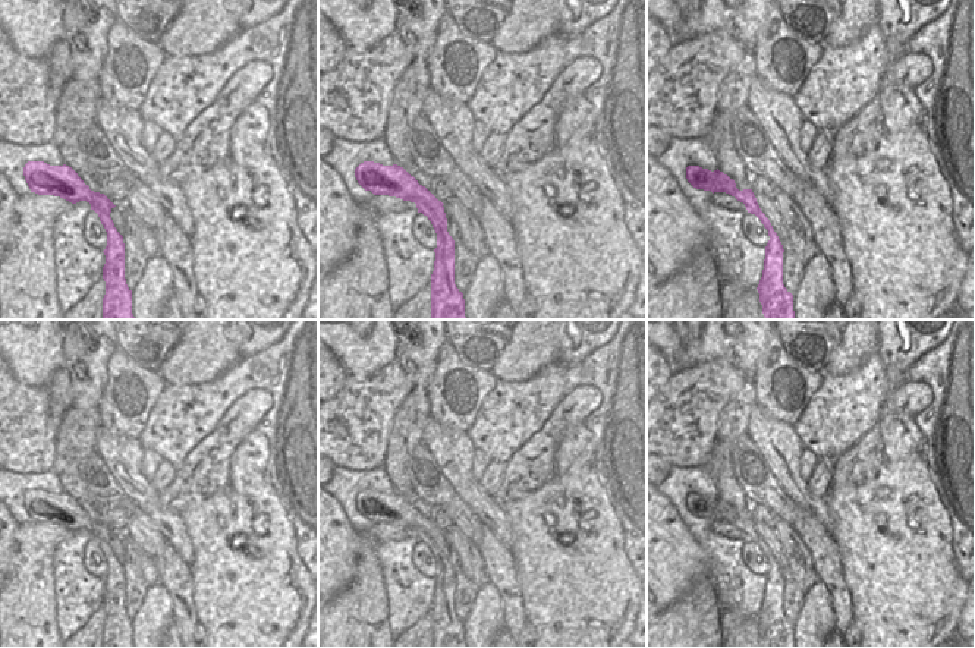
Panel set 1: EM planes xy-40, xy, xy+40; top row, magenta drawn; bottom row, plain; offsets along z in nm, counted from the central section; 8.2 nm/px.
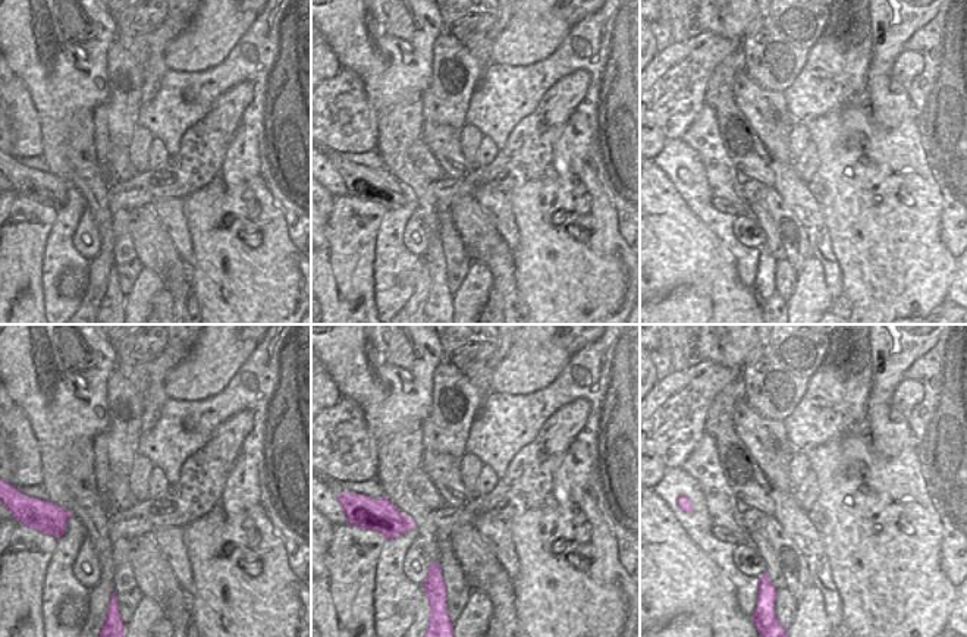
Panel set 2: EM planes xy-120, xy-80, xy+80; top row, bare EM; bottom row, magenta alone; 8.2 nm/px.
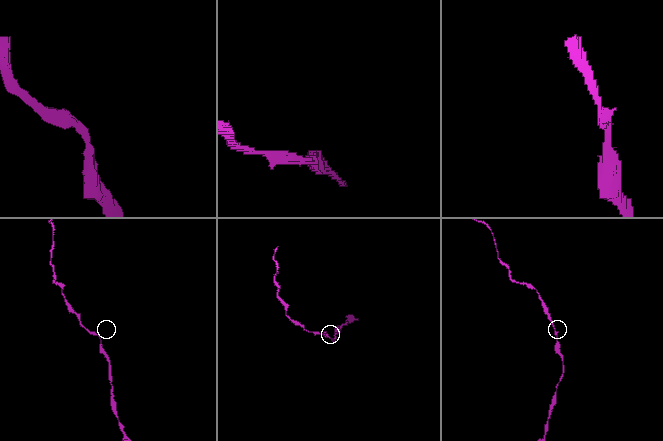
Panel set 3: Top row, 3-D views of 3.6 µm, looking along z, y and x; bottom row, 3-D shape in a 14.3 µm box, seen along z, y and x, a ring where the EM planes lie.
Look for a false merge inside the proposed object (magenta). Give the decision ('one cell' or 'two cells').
two cells

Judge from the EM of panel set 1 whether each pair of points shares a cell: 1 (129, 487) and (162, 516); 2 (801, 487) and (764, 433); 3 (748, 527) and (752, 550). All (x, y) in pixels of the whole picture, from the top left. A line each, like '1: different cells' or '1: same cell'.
1: same cell
2: same cell
3: different cells

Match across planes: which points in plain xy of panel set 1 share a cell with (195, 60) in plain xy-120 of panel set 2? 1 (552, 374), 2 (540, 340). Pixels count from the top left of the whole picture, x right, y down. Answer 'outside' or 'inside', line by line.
1: outside
2: inside

